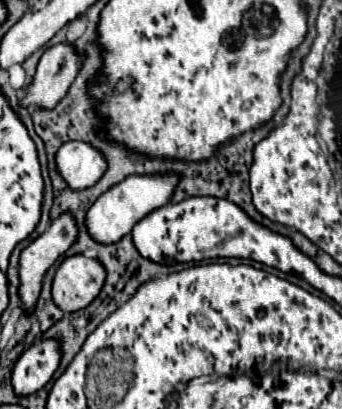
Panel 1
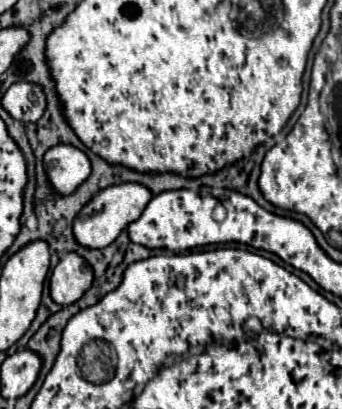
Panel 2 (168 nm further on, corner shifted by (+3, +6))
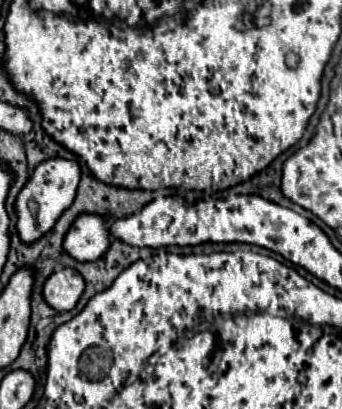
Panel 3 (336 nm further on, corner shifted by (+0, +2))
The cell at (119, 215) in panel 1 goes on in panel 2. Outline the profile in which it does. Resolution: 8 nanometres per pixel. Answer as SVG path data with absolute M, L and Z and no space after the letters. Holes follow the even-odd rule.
M124 182L120 186L108 186L100 190L100 194L96 194L96 198L92 198L92 202L88 202L80 210L80 214L74 218L76 240L86 248L104 248L112 244L128 224L140 218L150 198L152 198L152 192L144 184L138 184L138 182Z

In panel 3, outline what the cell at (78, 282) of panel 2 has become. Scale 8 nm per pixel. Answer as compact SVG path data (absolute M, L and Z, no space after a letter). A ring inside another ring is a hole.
M63 268L53 272L43 284L43 298L45 302L57 310L73 310L85 290L85 280L73 268Z

